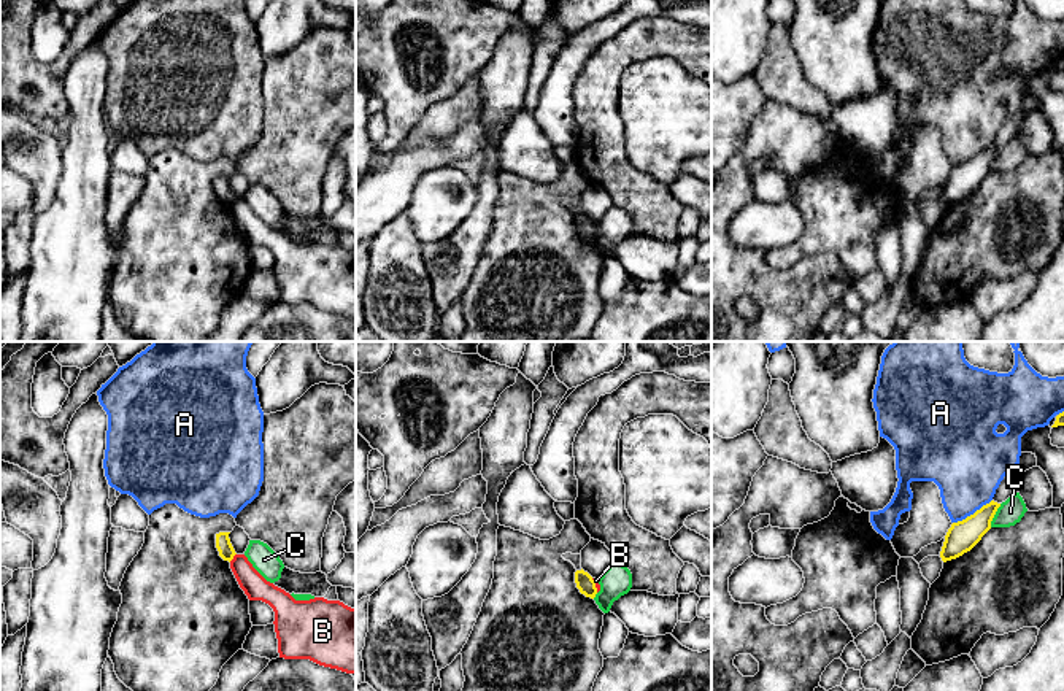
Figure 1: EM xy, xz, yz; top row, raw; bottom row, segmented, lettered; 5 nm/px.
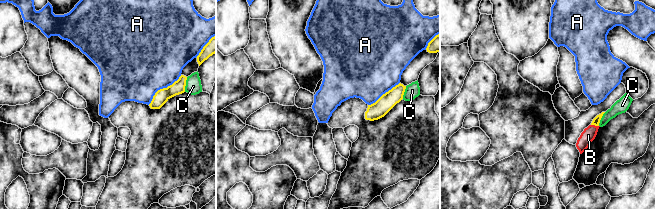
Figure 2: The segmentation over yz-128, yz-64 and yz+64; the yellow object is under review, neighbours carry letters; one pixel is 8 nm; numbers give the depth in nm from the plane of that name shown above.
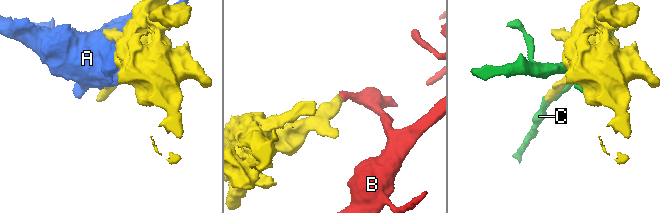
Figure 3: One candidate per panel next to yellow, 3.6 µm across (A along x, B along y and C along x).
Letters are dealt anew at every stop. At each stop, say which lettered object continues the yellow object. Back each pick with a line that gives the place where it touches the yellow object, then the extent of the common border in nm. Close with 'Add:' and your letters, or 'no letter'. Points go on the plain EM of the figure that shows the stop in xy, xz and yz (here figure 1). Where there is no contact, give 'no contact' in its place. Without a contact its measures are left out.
Add: no letter

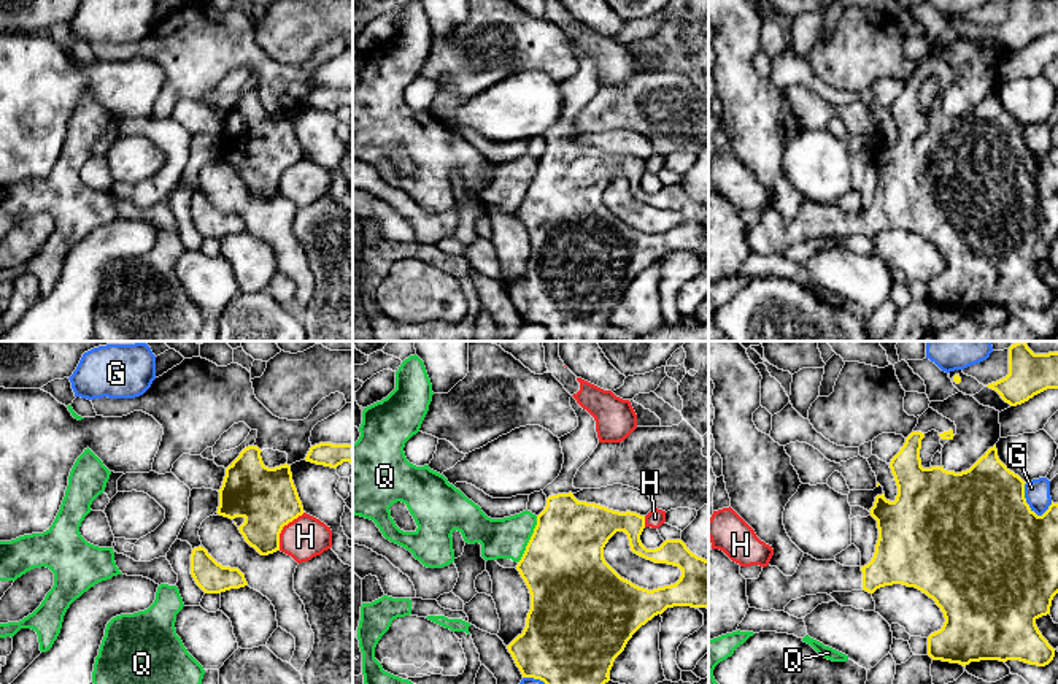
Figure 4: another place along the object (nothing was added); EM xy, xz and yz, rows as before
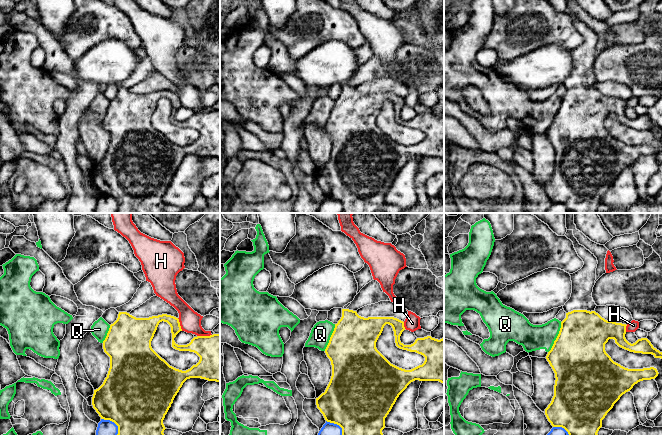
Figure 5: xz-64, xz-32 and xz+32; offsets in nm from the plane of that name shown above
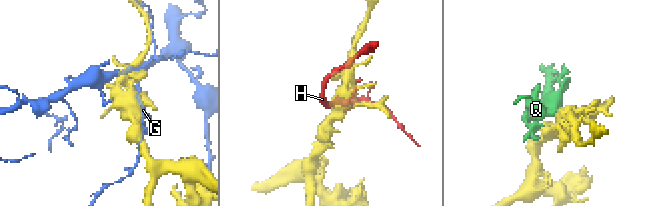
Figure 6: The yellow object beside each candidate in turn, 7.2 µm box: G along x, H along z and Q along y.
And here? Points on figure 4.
Add: no letter

